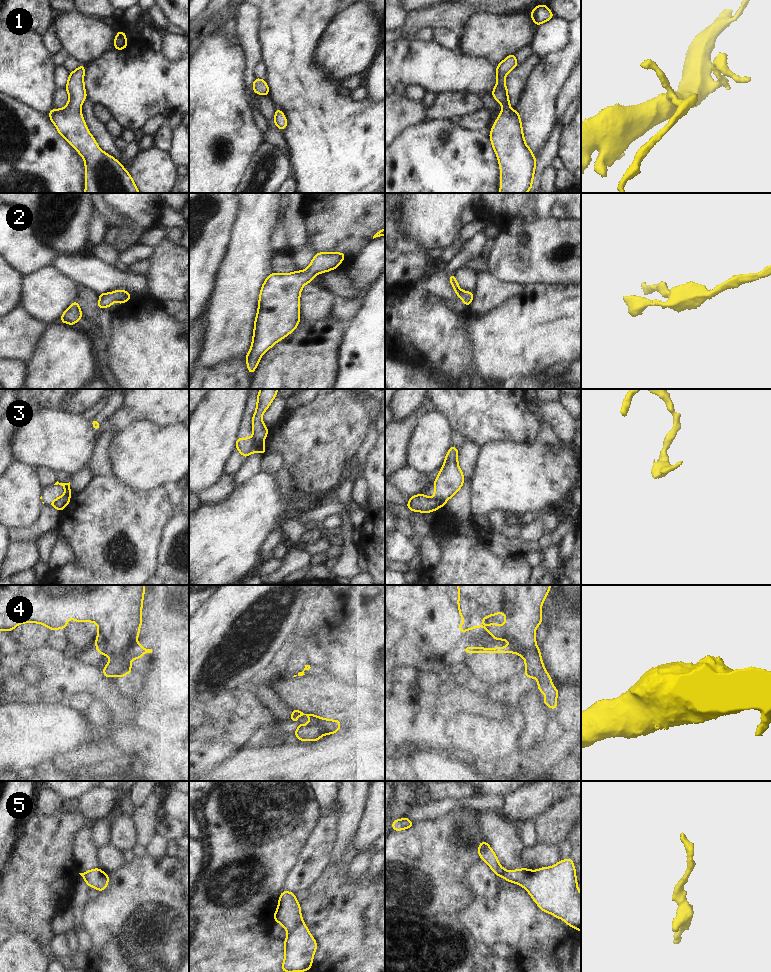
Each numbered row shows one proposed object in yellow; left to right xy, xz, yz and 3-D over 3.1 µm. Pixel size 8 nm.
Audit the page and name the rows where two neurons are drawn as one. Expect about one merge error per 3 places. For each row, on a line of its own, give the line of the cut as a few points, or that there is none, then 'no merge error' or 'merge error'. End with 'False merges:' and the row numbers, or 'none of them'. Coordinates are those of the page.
1: no cut | no merge error
2: no cut | no merge error
3: xz (252, 436), (254, 439), (263, 441) | merge error
4: no cut | no merge error
5: no cut | no merge error
False merges: 3

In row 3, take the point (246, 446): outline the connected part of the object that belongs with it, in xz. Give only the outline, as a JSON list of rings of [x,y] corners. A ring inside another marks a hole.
[[[253,436],[250,438],[236,438],[236,449],[245,458],[254,452],[260,452],[262,455],[266,454],[264,441],[254,440]]]

